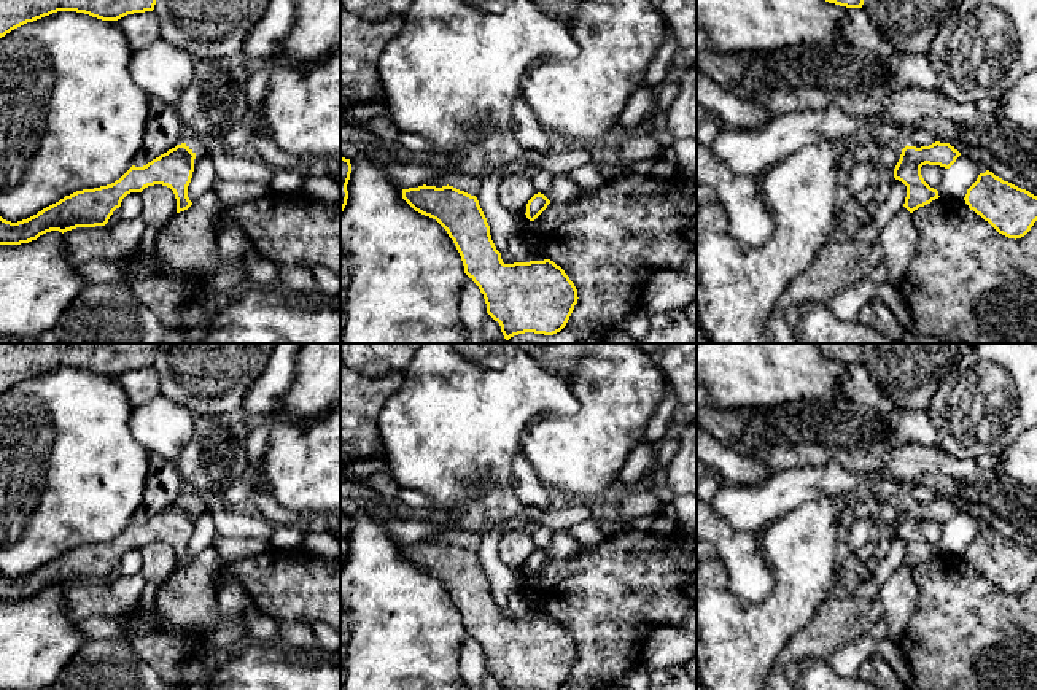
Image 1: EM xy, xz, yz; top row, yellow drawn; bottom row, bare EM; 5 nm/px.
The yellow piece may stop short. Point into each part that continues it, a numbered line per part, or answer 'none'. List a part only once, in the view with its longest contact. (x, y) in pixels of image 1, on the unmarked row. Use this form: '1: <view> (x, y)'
1: xy (188, 598)

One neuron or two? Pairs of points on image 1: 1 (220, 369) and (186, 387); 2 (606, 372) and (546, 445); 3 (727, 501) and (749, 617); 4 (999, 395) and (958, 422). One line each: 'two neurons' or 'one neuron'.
1: one neuron
2: one neuron
3: two neurons
4: one neuron

